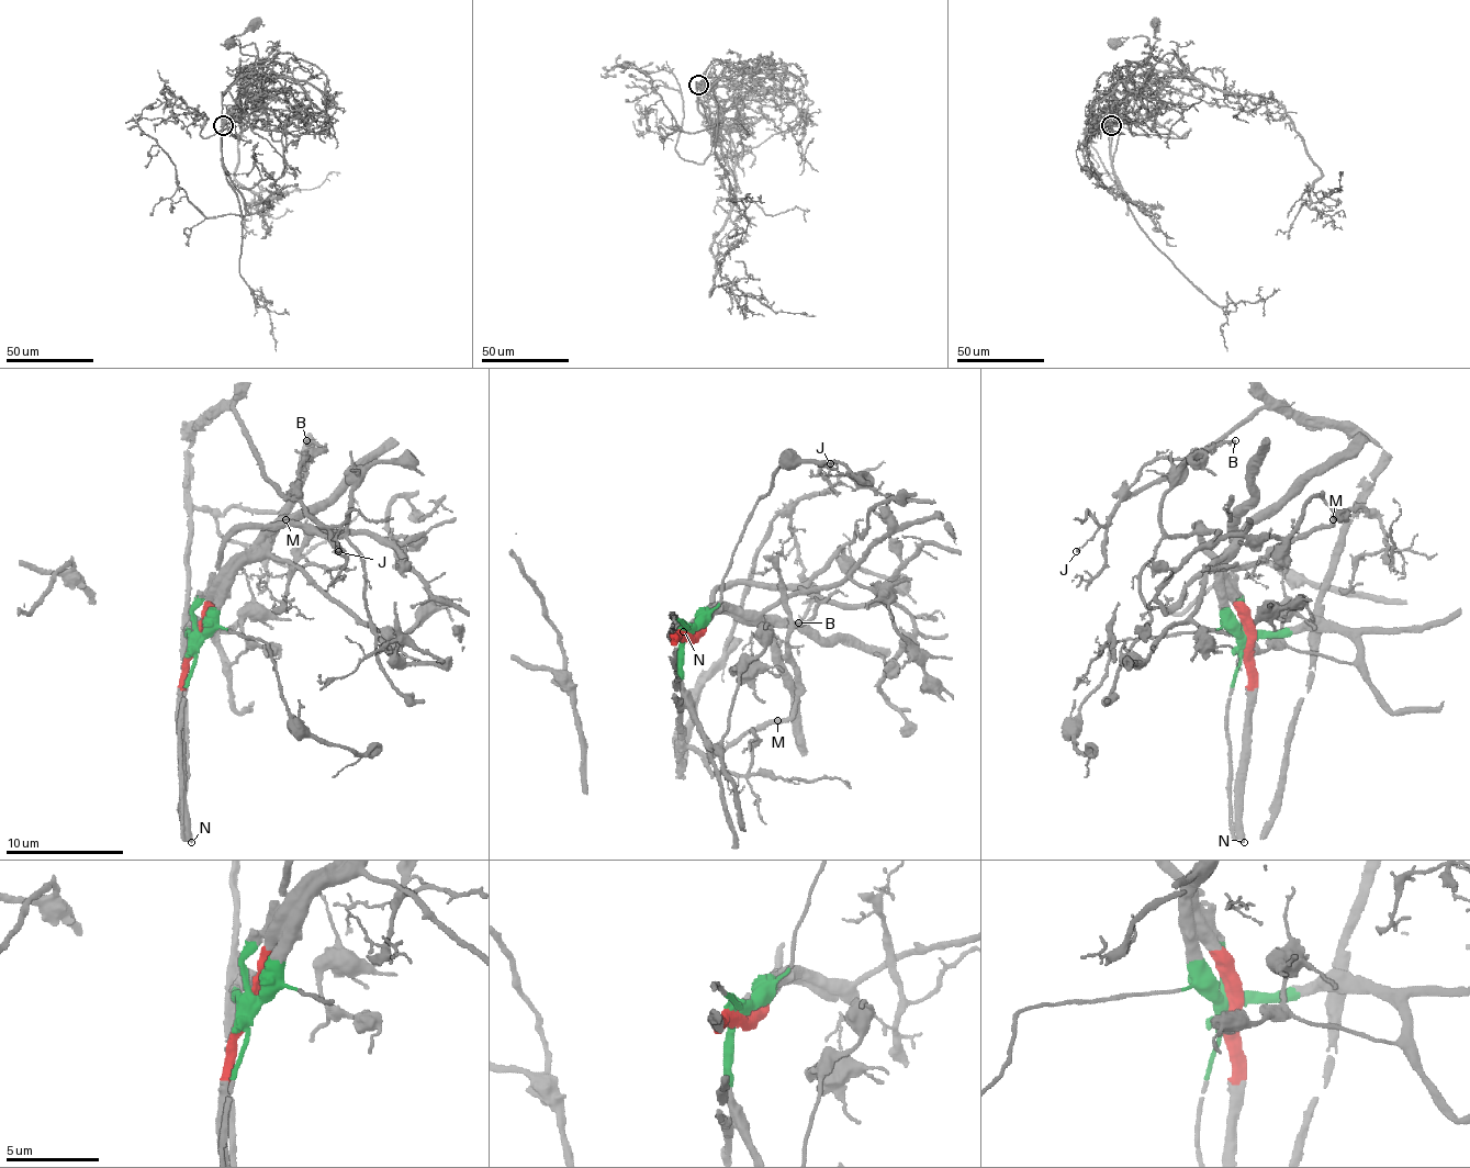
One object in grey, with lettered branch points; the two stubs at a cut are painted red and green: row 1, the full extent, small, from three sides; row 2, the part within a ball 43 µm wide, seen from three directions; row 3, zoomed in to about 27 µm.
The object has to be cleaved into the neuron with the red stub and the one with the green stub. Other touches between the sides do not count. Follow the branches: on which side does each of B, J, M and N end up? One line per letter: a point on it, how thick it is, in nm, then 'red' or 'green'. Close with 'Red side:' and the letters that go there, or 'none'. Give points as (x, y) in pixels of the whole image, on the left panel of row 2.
B: at (306, 440); 190 nm thick; green
J: at (338, 551); 140 nm thick; green
M: at (285, 519); 280 nm thick; green
N: at (191, 842); 480 nm thick; red
Red side: N

